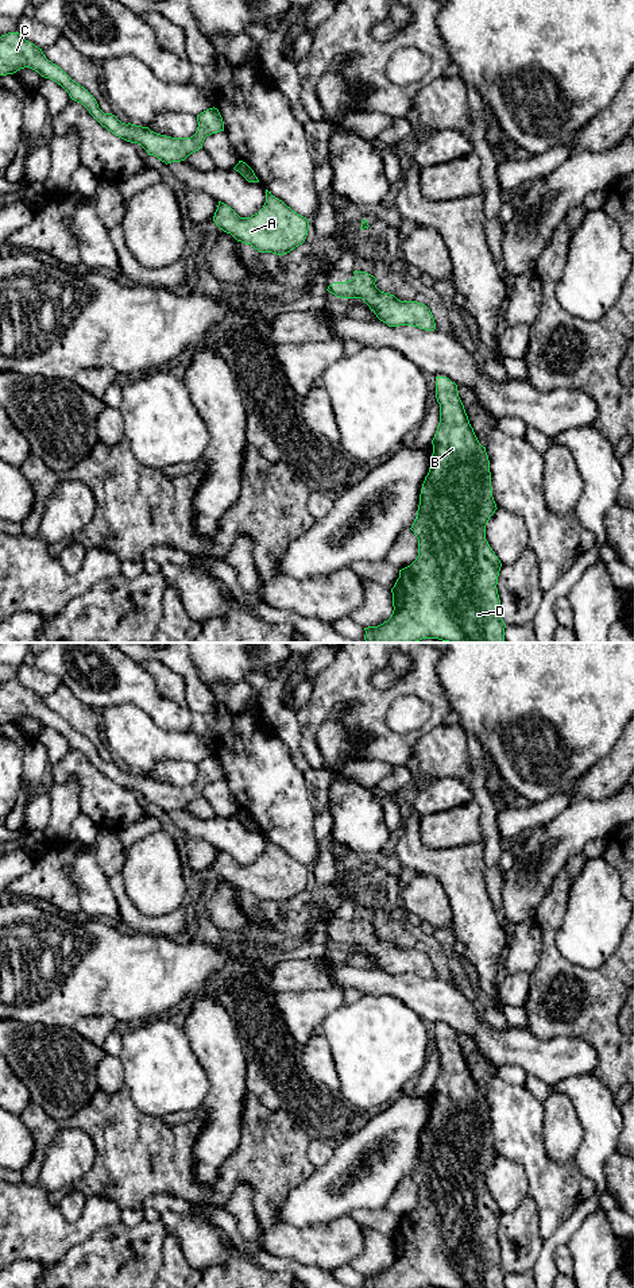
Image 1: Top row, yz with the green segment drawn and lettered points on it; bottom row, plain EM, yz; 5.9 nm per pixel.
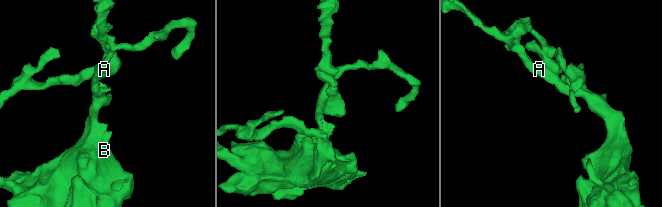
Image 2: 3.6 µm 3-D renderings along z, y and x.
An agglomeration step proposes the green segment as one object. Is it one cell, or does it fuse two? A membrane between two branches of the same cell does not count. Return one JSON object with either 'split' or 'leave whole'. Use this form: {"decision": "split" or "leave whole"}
{"decision": "leave whole"}

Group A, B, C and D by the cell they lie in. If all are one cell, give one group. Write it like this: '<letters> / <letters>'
A B C D

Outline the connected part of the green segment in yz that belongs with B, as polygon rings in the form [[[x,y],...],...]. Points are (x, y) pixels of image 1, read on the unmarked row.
[[[436,1025],[436,1046],[440,1071],[432,1088],[433,1102],[429,1121],[420,1142],[420,1153],[411,1179],[418,1187],[418,1204],[399,1218],[393,1241],[393,1262],[378,1274],[364,1276],[364,1288],[505,1288],[506,1272],[500,1265],[498,1225],[500,1208],[486,1188],[486,1173],[495,1161],[490,1108],[469,1072],[457,1033],[446,1025]]]

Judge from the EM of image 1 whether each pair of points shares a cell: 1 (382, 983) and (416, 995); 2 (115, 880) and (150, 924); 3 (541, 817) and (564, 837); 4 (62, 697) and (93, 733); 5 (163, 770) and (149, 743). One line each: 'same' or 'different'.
1: same
2: same
3: different
4: same
5: different

